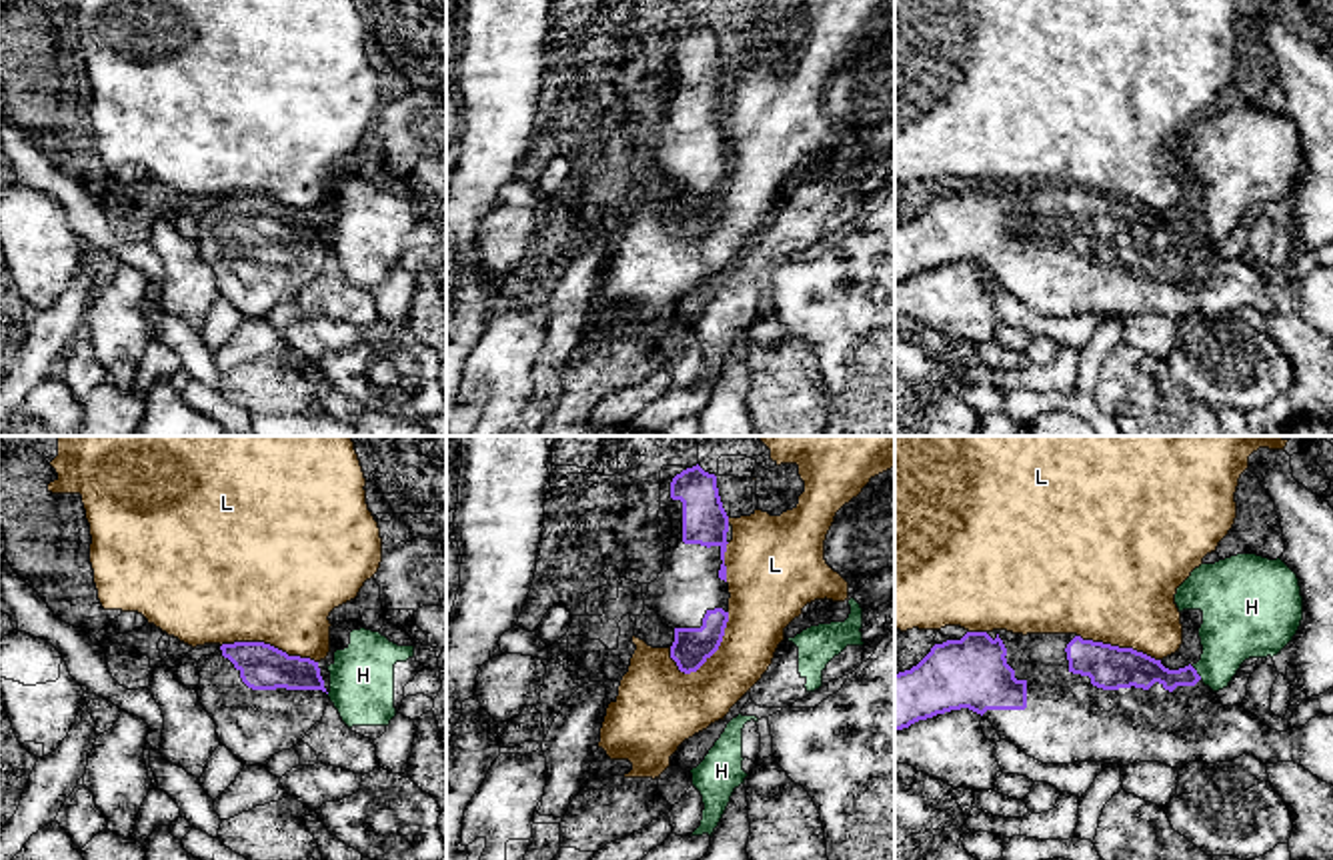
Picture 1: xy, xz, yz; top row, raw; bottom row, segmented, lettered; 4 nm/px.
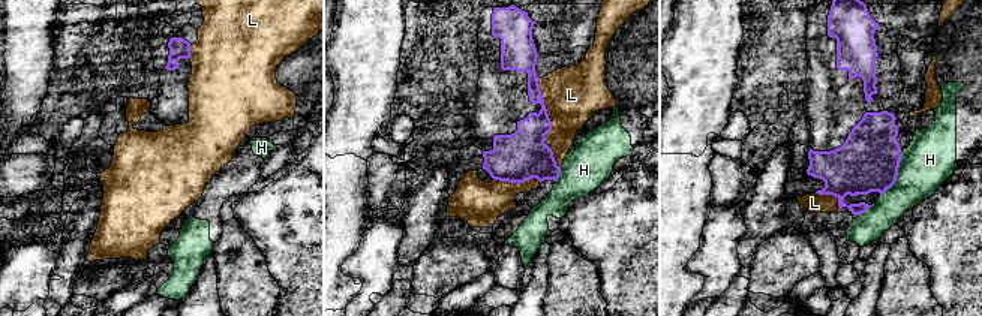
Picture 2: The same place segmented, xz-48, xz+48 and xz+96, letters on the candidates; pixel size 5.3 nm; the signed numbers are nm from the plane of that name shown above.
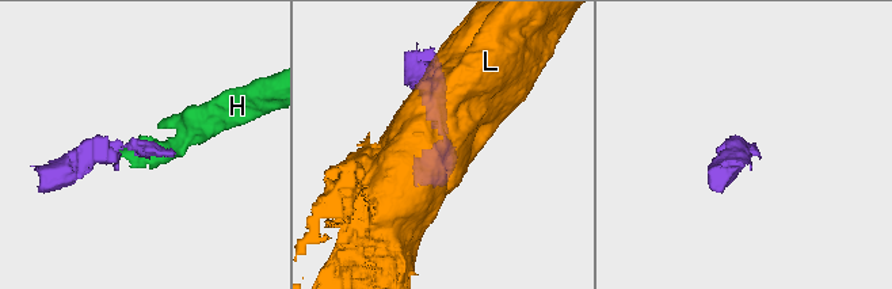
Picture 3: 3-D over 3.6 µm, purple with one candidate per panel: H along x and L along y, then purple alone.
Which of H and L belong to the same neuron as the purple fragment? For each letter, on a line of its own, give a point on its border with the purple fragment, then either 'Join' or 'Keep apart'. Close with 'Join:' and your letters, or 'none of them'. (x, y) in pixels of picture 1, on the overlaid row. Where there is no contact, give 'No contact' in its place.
H: Touches purple at yz (1195, 672). Keep apart
L: Touches purple at xz (717, 648). Keep apart
Join: none of them

